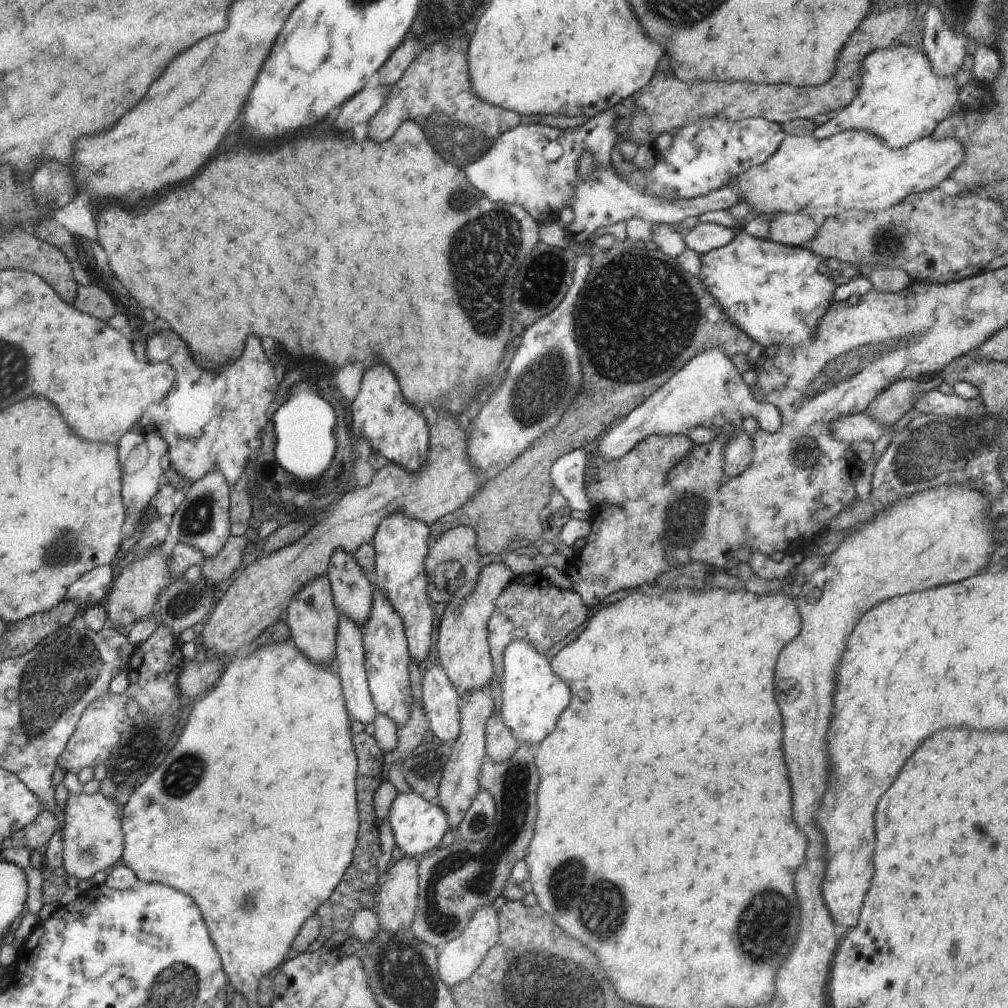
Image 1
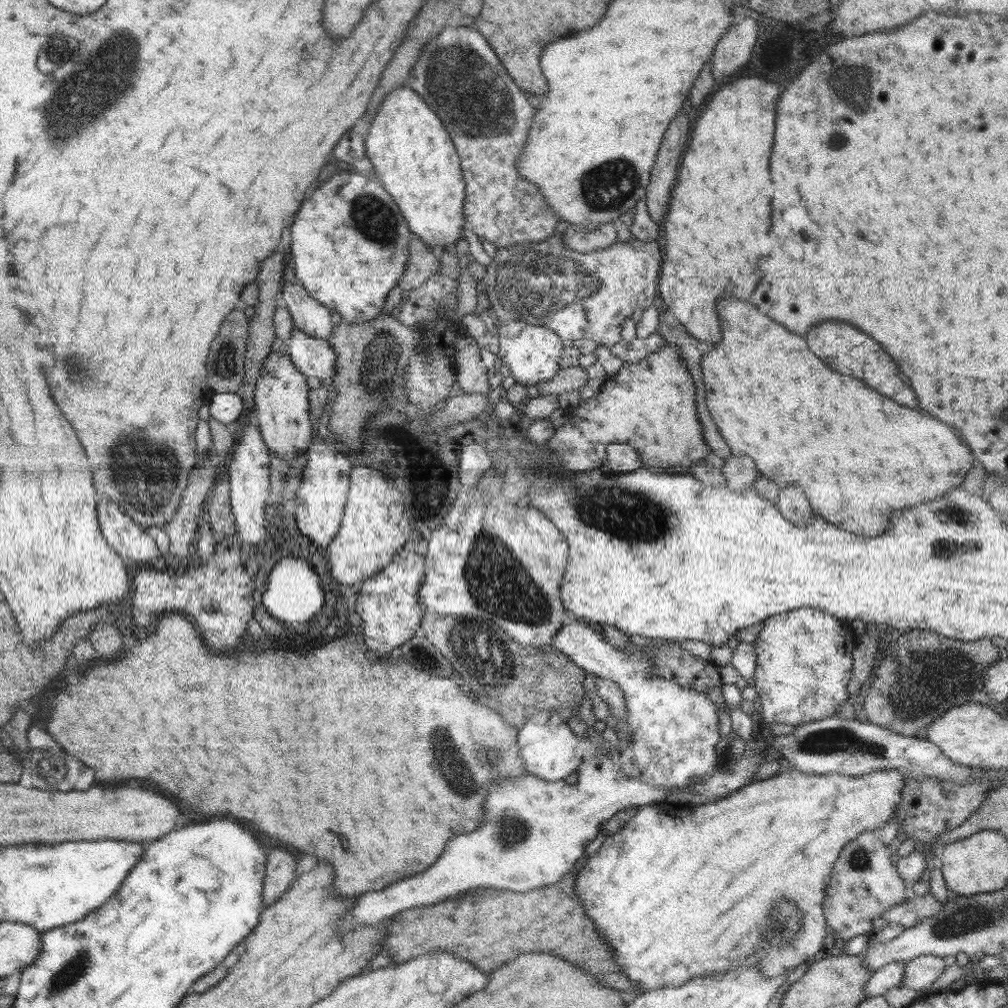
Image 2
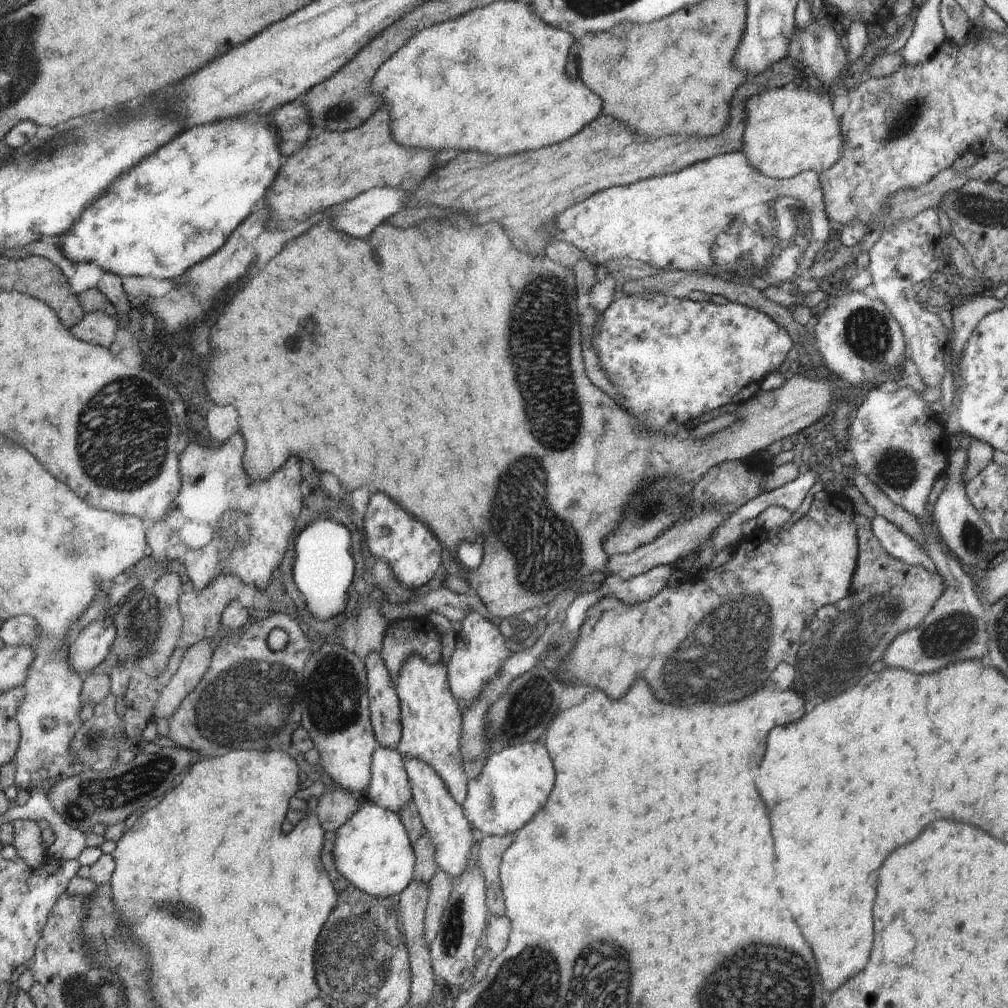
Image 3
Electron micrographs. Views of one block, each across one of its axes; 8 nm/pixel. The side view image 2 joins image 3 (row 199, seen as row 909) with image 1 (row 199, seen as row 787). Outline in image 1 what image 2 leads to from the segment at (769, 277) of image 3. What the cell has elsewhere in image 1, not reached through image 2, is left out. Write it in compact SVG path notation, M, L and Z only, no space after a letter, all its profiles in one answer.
M844 131L825 139L816 139L812 135L786 136L772 158L764 164L742 172L740 176L726 182L732 186L751 211L770 219L775 214L800 213L809 216L821 225L827 218L839 215L850 209L878 212L900 204L910 194L918 194L932 188L939 188L954 168L964 162L964 148L954 138L932 140L932 137L922 138L912 144L890 150L879 136L870 132Z

